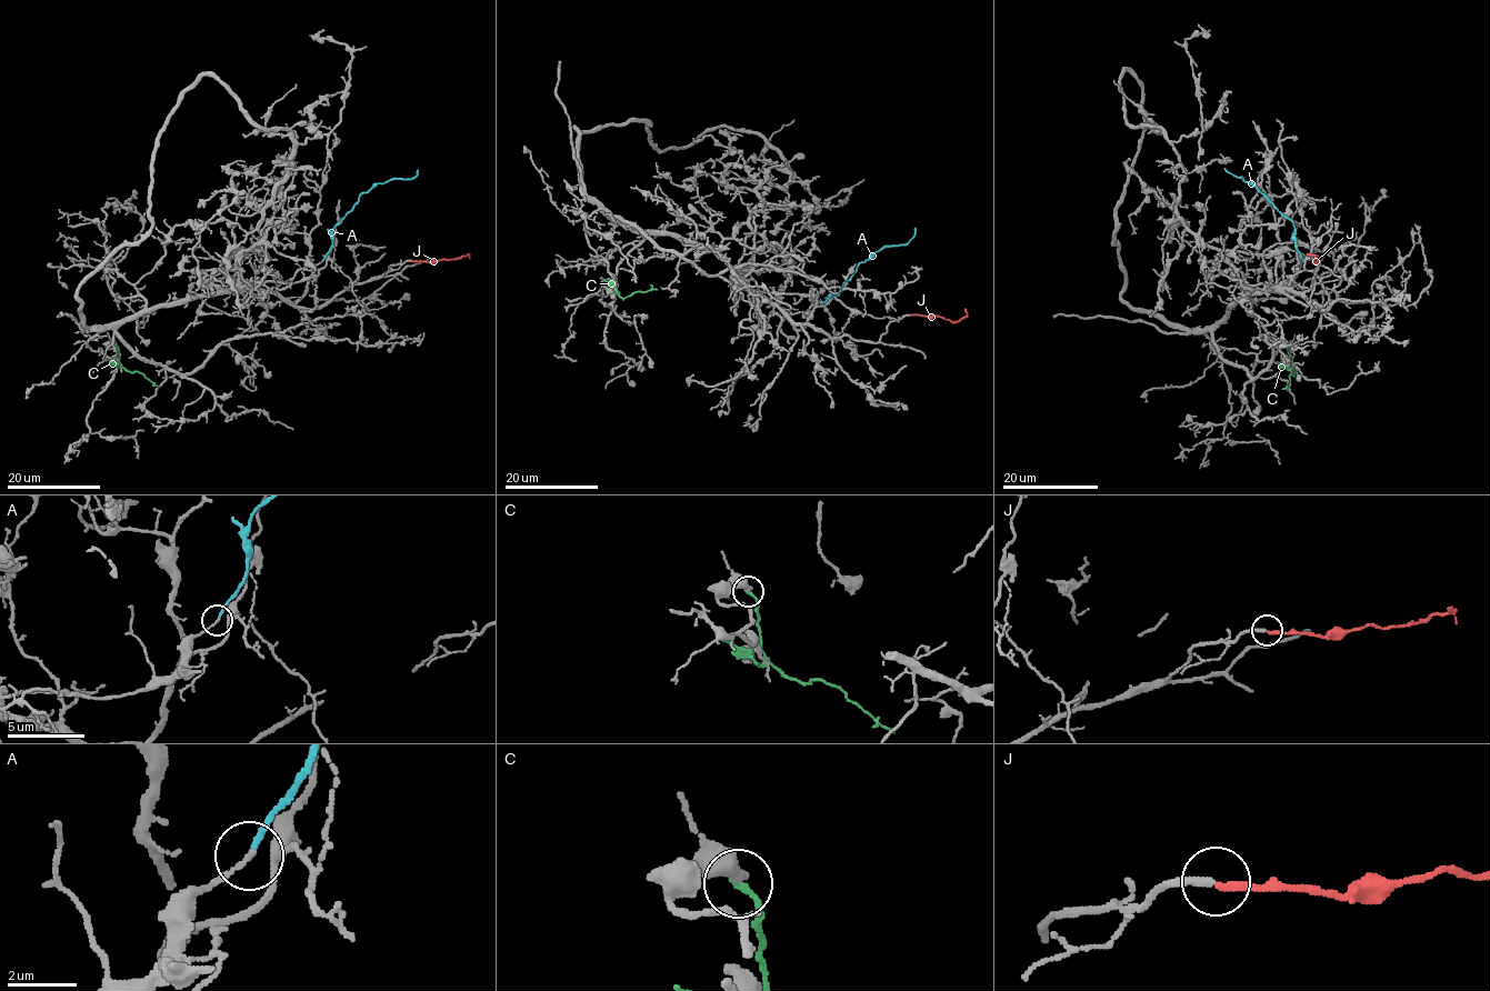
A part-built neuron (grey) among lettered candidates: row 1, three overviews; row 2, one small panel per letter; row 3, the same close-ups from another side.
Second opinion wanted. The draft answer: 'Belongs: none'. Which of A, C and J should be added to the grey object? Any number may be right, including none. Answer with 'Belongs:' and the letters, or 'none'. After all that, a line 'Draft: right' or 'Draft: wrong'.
Belongs: J
Draft: wrong

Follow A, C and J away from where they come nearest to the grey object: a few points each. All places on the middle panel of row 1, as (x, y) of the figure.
A: (820, 302), (837, 296), (860, 262), (886, 247), (904, 244), (914, 233), (914, 228)
C: (612, 291), (624, 298), (657, 289)
J: (910, 316), (958, 321), (967, 316), (964, 308)

